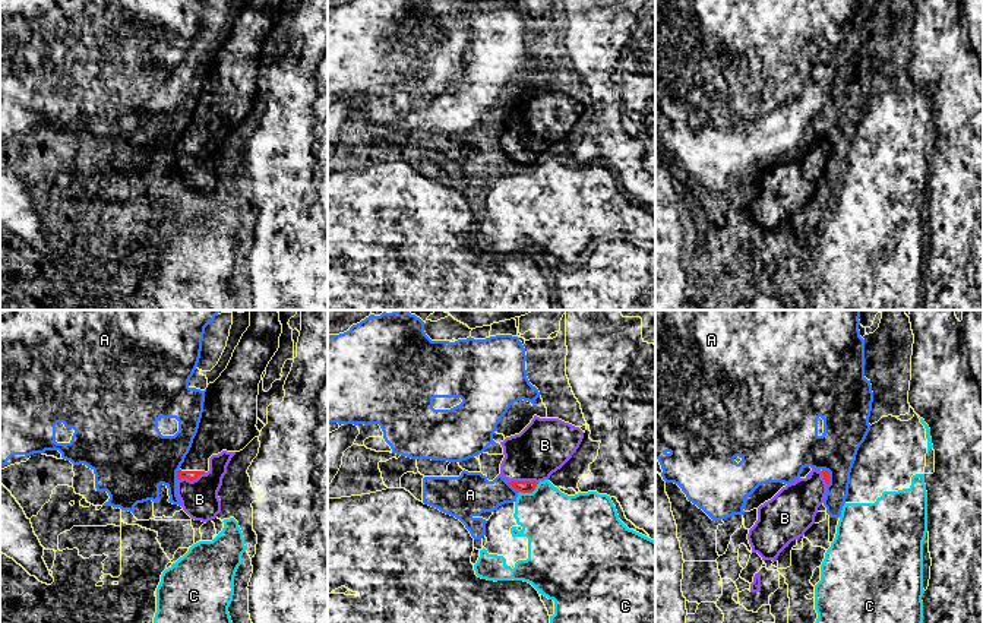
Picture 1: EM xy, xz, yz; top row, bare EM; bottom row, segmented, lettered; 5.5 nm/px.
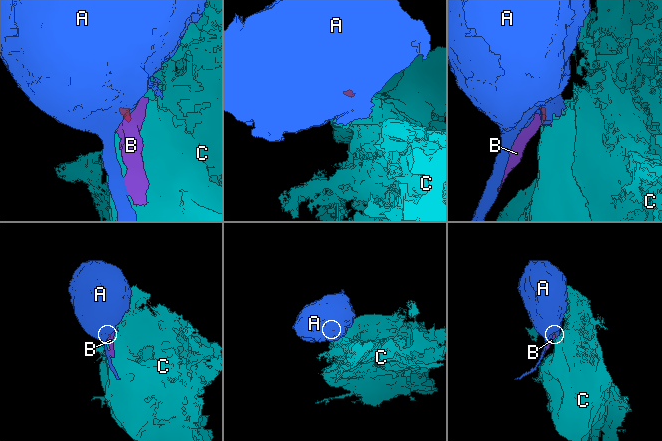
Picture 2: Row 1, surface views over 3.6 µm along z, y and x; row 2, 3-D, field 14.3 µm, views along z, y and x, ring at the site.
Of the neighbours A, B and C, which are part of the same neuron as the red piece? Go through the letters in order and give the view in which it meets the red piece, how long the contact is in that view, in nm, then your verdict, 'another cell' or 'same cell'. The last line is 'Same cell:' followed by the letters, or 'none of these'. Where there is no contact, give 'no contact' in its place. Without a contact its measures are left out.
A: meets red in xy; contact 70 nm long; another cell
B: meets red in xy; contact 170 nm long; same cell
C: meets red in xz; contact 120 nm long; another cell
Same cell: B

